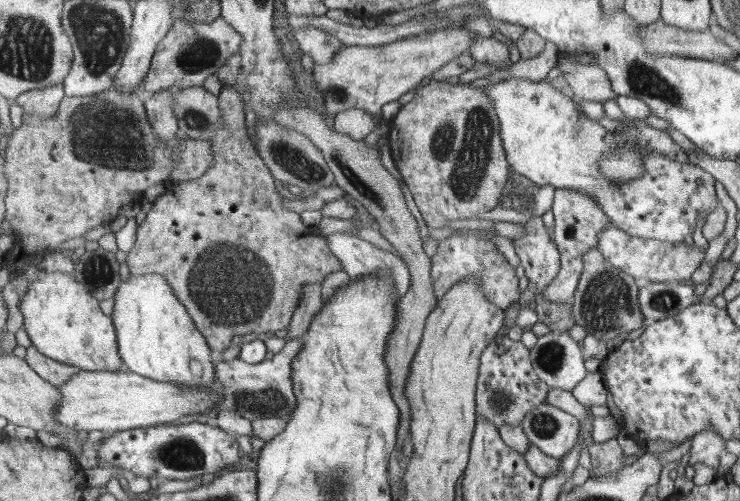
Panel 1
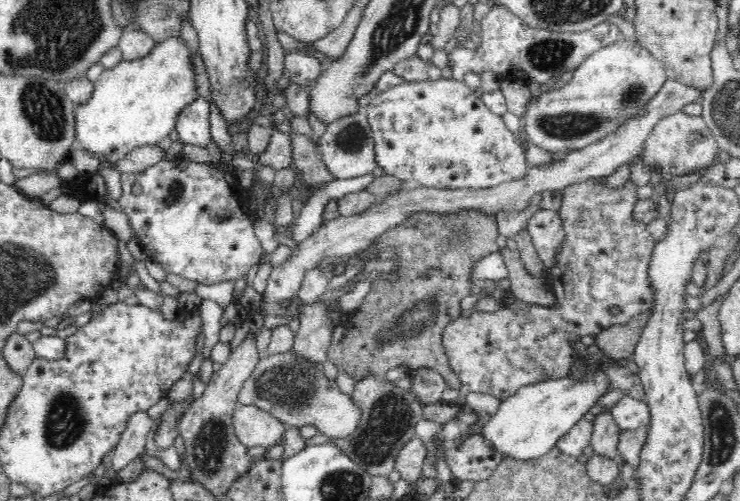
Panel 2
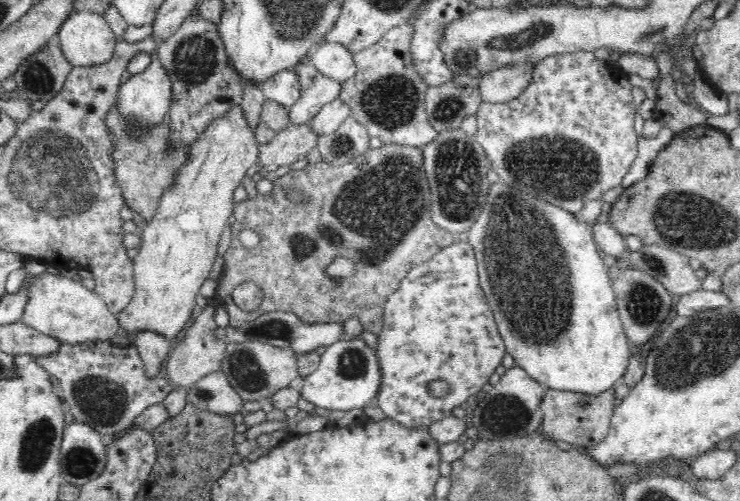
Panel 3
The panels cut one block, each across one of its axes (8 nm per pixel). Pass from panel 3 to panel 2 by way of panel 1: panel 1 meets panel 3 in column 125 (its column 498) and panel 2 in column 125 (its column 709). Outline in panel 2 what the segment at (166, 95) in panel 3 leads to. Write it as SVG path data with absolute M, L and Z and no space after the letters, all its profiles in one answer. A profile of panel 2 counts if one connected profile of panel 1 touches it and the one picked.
M184 158L160 161L140 172L122 172L122 197L118 200L120 210L130 218L135 239L143 253L156 258L171 275L196 280L200 284L220 284L224 280L244 278L251 266L258 263L263 252L254 233L248 198L238 184L234 173L224 166L192 162Z

